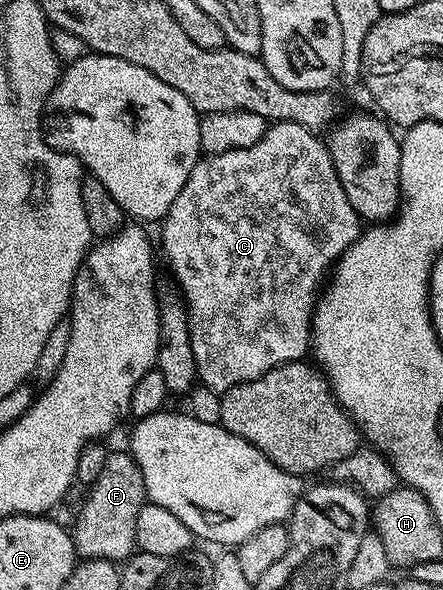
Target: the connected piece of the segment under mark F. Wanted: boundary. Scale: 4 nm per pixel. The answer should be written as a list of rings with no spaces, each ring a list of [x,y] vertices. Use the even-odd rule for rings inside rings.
[[[112,451],[103,464],[101,474],[90,481],[91,493],[79,512],[73,527],[76,553],[83,560],[123,562],[136,551],[137,514],[145,503],[143,475],[130,451]]]

